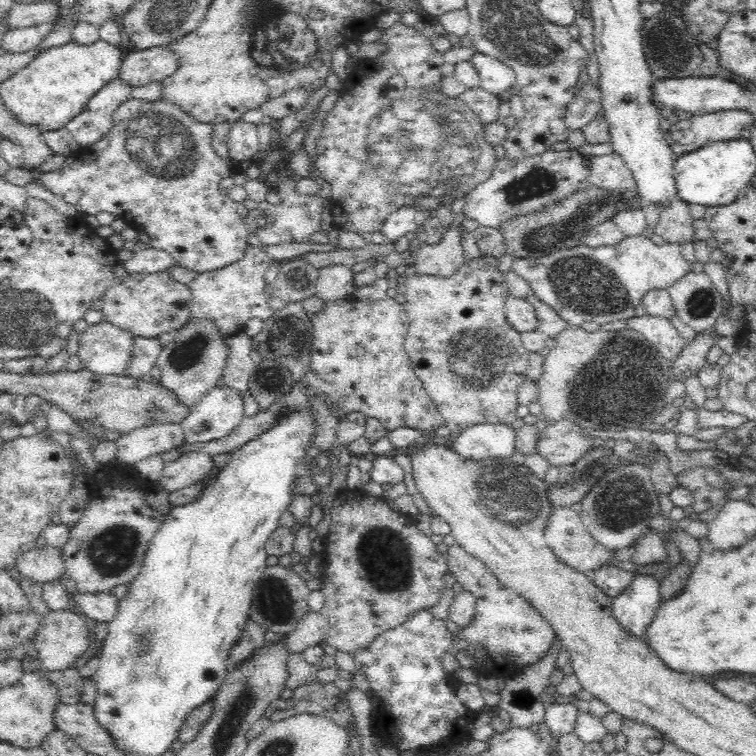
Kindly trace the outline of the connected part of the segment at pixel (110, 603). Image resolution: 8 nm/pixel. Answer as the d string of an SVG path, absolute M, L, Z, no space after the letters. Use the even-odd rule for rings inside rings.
M75 592L72 598L80 610L97 623L109 623L116 616L119 599L111 593L80 594Z

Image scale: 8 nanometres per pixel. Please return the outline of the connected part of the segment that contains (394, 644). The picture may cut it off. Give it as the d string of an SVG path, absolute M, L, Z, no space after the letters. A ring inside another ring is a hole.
M424 608L420 612L414 612L406 622L396 628L377 636L366 648L352 654L355 672L362 673L370 683L372 691L377 694L379 708L373 716L377 719L376 734L384 745L396 748L398 752L416 751L422 746L444 742L452 736L454 740L468 736L466 726L475 713L466 708L458 698L454 690L459 682L448 682L447 673L442 667L442 654L451 647L454 640L455 637L448 631L444 620L434 618L429 608Z

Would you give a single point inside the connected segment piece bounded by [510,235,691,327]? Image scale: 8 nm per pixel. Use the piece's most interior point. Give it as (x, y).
(582, 284)

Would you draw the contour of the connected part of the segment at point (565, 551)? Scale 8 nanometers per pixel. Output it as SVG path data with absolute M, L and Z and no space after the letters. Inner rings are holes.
M553 508L550 519L544 528L544 538L548 547L562 563L570 566L575 572L589 574L607 565L614 558L615 551L610 551L586 530L579 514L571 508Z

